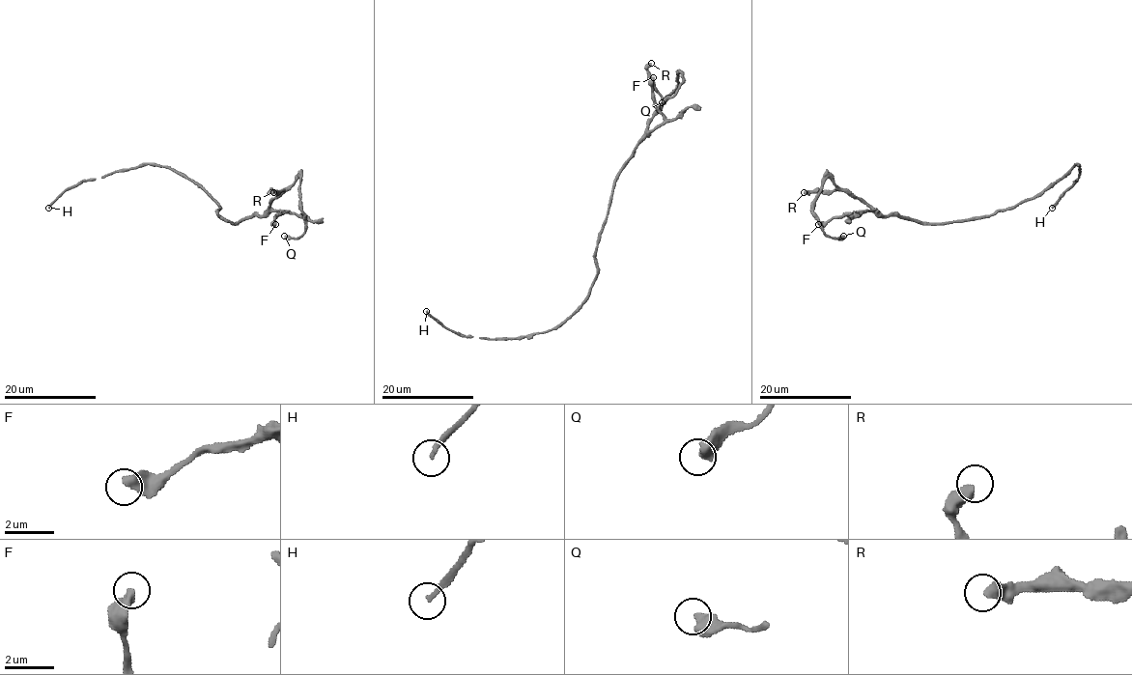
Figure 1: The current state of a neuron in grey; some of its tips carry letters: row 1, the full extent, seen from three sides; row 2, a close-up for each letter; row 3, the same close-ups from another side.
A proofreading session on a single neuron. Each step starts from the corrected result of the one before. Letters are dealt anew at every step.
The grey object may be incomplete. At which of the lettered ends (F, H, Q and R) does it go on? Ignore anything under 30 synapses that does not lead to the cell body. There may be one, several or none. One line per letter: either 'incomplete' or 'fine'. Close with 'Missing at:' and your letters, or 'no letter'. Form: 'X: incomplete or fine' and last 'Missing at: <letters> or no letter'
F: fine
H: incomplete
Q: fine
R: fine
Missing at: H

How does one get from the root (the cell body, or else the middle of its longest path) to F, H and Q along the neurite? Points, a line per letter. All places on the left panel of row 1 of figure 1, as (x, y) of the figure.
F: (221, 217), (236, 223), (252, 215), (267, 215), (270, 210), (287, 211), (274, 219), (275, 224)
H: (221, 217), (217, 210), (219, 205), (193, 180), (153, 164), (83, 180), (67, 188), (48, 208)
Q: (221, 217), (236, 223), (262, 215), (273, 199), (299, 178), (305, 232), (296, 239), (284, 236)

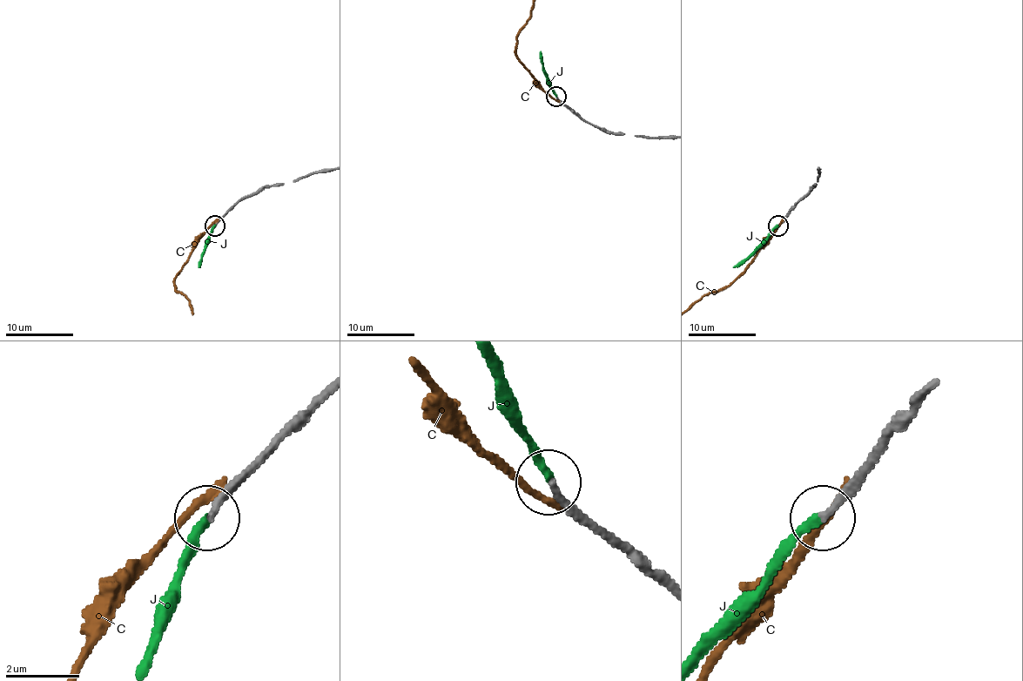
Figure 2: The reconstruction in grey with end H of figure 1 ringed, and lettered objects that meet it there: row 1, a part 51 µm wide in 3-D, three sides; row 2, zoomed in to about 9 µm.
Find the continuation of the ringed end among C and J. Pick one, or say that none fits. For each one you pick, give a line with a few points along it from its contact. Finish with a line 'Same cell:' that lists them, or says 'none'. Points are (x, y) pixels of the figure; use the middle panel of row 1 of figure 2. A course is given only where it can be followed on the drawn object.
J: via (556, 96), (542, 69), (539, 51)
Same cell: J

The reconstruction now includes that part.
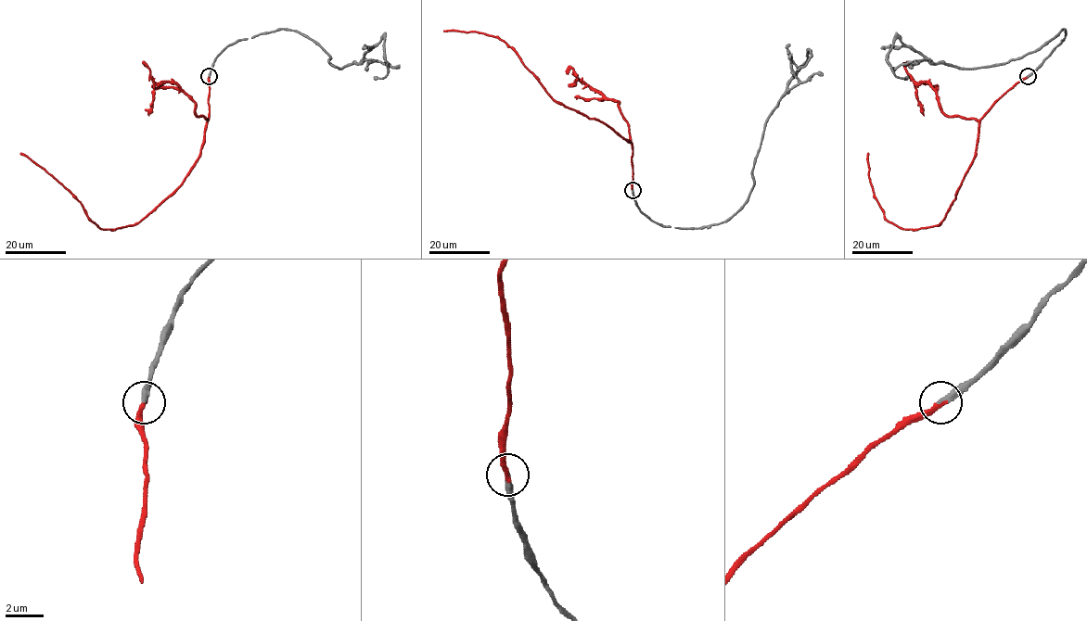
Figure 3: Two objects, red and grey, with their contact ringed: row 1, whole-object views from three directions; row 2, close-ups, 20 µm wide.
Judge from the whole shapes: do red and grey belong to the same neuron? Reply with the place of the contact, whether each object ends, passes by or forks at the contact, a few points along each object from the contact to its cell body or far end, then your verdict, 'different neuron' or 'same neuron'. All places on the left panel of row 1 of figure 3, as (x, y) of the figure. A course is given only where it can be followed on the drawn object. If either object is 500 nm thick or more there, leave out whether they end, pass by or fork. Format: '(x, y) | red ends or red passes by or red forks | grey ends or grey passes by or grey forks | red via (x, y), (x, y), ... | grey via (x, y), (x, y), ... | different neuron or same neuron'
(209, 76) | red ends | grey ends | red via (210, 76), (210, 114), (201, 155), (185, 180), (133, 225), (101, 229), (60, 183), (20, 153) | grey via (210, 76), (228, 45), (287, 29), (307, 35), (338, 69), (358, 63), (384, 38), (388, 74), (374, 77) | same neuron

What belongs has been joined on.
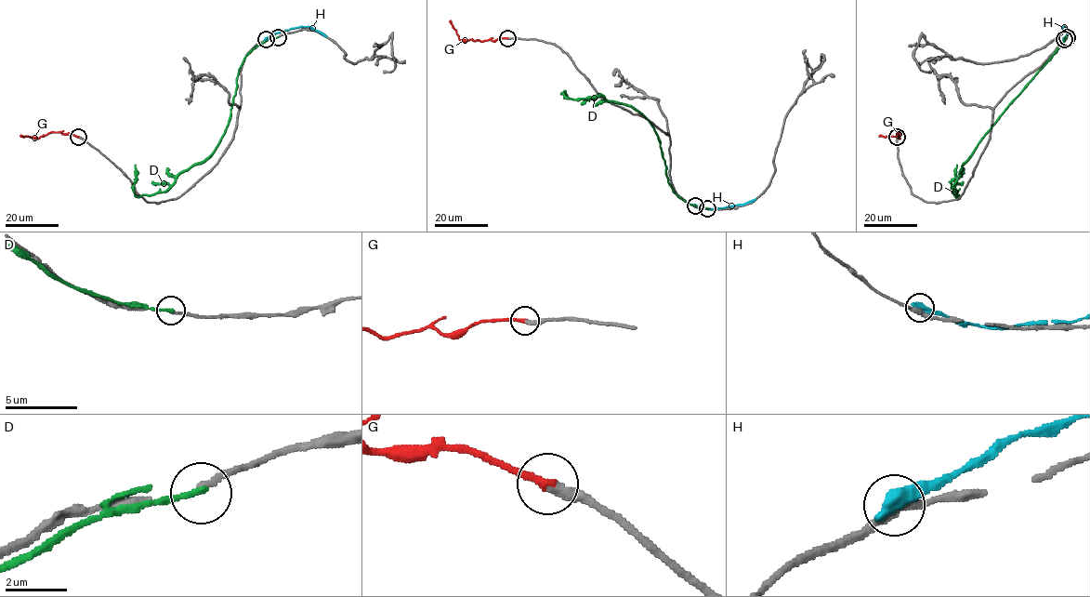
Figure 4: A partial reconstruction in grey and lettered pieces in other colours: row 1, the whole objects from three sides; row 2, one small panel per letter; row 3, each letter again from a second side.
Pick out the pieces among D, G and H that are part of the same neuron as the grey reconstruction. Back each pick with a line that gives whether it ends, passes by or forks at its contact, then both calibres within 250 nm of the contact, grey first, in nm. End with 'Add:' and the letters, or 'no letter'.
G: It ends there. Thickness 320 nm (grey) against 260 nm
Add: G

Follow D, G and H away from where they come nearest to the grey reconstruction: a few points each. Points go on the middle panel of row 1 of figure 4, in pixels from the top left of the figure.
D: (707, 208), (687, 203), (674, 192), (658, 136), (637, 111), (601, 96), (571, 99), (564, 92), (565, 98)
G: (507, 38), (460, 40), (450, 20)
H: (695, 205), (715, 208), (741, 205), (756, 198)

